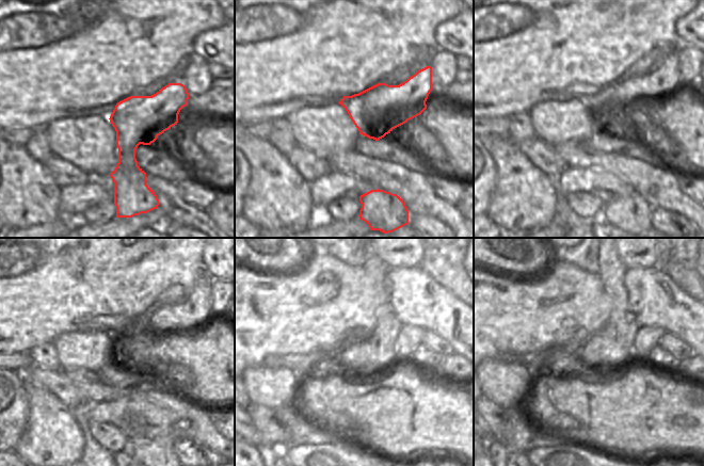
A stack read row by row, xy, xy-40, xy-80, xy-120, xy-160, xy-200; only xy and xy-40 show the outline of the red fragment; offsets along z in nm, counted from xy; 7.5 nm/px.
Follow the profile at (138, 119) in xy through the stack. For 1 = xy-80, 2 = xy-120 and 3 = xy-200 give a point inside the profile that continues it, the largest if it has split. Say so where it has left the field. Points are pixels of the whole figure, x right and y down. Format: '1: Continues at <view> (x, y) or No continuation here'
1: Continues at xy-80 (611, 102)
2: Continues at xy-120 (193, 318)
3: Continues at xy-200 (655, 300).

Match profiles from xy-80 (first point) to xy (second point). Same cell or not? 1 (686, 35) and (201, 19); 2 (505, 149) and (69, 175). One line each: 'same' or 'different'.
1: different
2: different

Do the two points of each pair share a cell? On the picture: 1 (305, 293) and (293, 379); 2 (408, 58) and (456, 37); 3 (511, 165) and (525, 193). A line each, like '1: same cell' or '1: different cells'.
1: different cells
2: different cells
3: same cell

